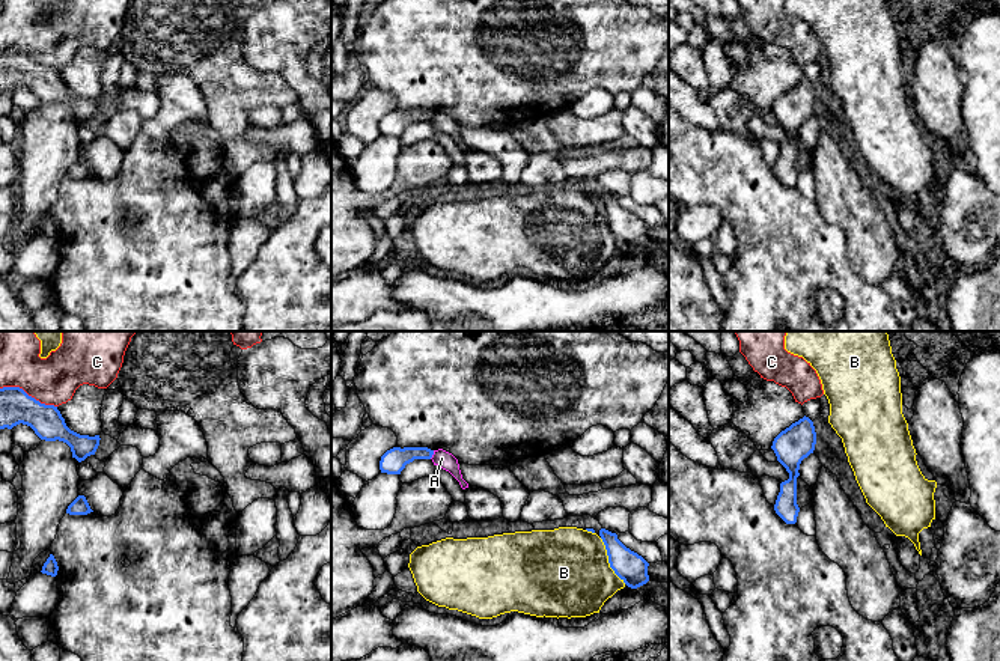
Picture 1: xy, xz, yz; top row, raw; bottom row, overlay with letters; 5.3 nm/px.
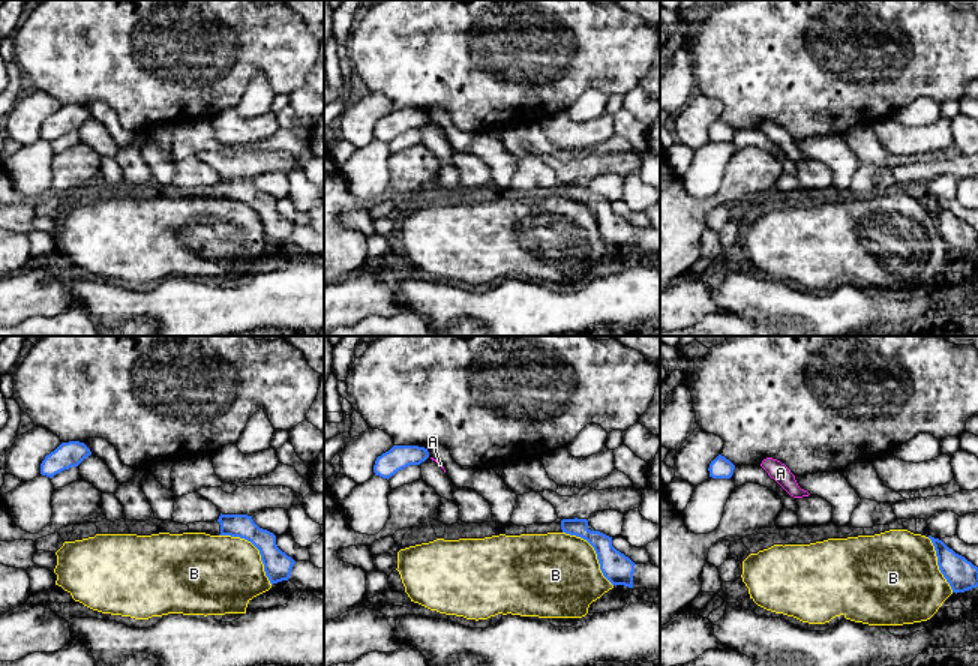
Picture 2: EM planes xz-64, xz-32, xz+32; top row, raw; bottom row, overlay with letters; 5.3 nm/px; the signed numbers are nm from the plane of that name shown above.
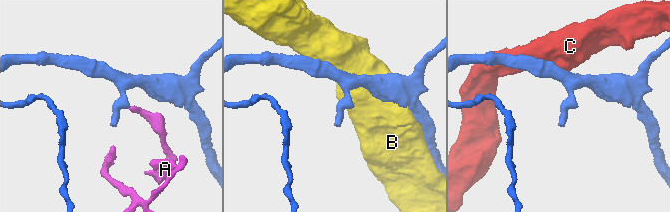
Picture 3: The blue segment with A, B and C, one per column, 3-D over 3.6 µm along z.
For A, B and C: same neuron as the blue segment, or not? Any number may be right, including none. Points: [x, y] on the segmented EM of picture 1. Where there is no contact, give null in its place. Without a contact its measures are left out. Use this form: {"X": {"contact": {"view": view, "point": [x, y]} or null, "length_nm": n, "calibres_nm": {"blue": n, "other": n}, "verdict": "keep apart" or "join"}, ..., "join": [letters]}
{"A": {"contact": {"view": "xz", "point": [432, 453]}, "length_nm": 50, "calibres_nm": {"blue": 140, "other": 90}, "verdict": "keep apart"}, "B": {"contact": {"view": "xz", "point": [609, 560]}, "length_nm": 280, "calibres_nm": {"blue": 160, "other": 480}, "verdict": "keep apart"}, "C": {"contact": {"view": "xy", "point": [27, 395]}, "length_nm": 320, "calibres_nm": {"blue": 180, "other": 260}, "verdict": "keep apart"}, "join": []}

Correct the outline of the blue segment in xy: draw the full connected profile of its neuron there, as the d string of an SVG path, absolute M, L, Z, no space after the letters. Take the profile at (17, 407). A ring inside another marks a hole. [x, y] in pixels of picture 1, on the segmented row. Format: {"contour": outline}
{"contour": "M0 388L0 429L12 429L20 423L30 426L41 440L66 443L78 462L95 455L101 440L99 435L71 431L57 407L41 404L23 388Z"}

